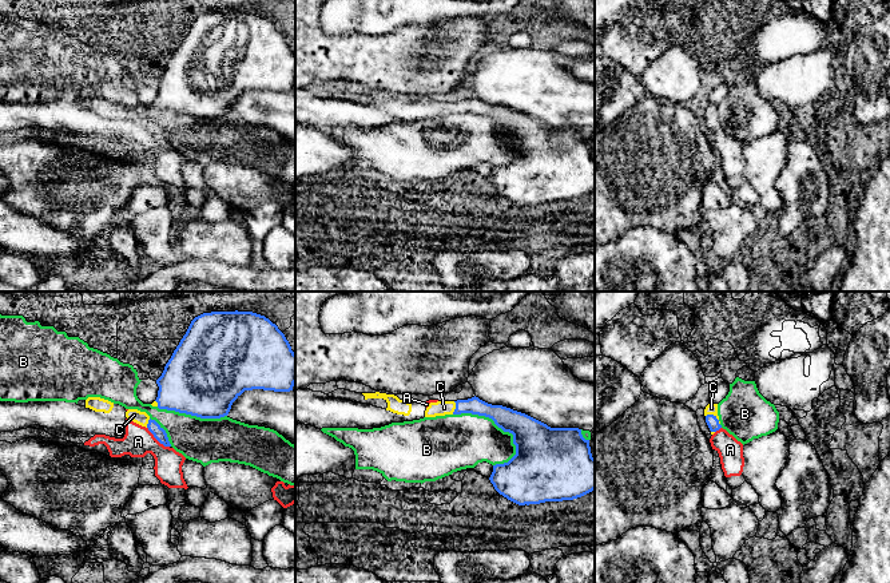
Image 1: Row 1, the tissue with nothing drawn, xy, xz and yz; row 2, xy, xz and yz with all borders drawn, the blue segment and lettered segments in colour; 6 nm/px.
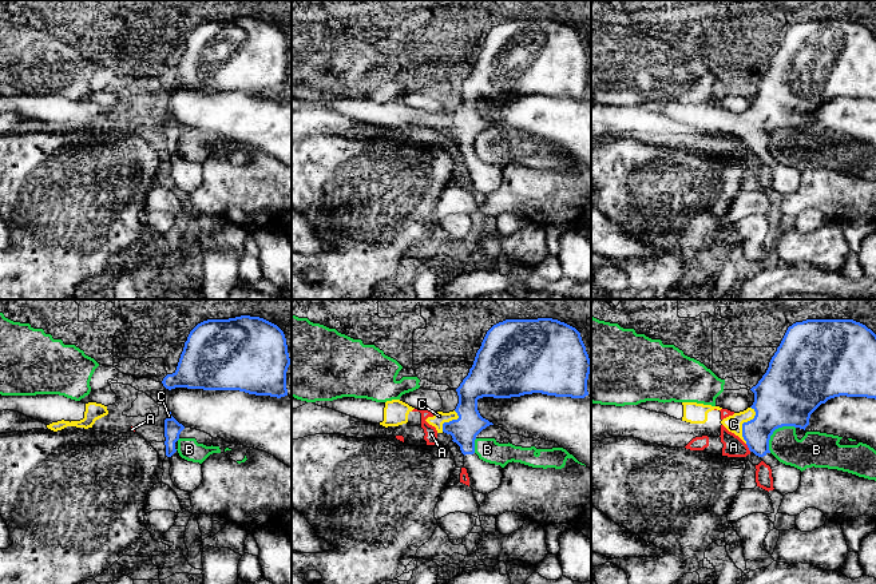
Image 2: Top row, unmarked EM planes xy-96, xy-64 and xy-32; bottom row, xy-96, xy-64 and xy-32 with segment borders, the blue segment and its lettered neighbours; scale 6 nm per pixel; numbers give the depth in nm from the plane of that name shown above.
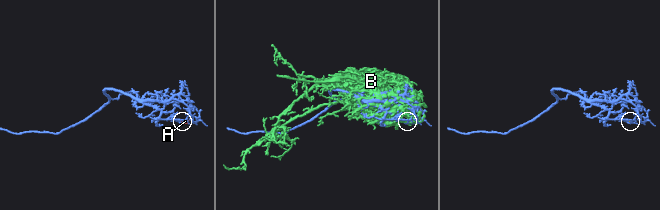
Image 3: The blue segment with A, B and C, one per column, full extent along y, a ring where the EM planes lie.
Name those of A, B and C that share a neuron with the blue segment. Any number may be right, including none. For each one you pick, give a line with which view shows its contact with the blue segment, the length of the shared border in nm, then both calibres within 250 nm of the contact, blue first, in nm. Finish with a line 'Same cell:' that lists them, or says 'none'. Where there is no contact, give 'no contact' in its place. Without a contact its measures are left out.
C: meets blue in yz; contact 110 nm long; 70 nm thick on the blue side, 70 nm on the other
Same cell: C

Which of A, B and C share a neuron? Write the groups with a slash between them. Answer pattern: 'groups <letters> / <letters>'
groups A / B / C

